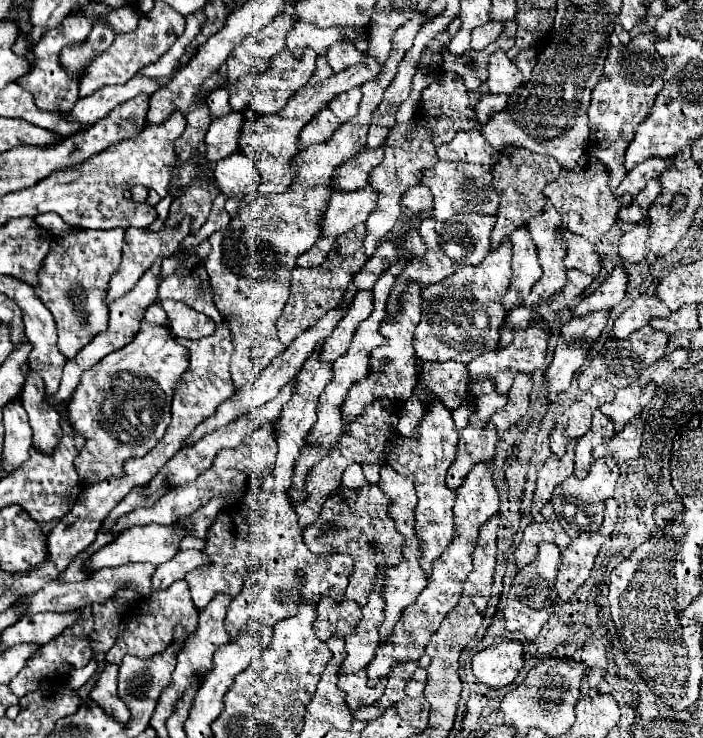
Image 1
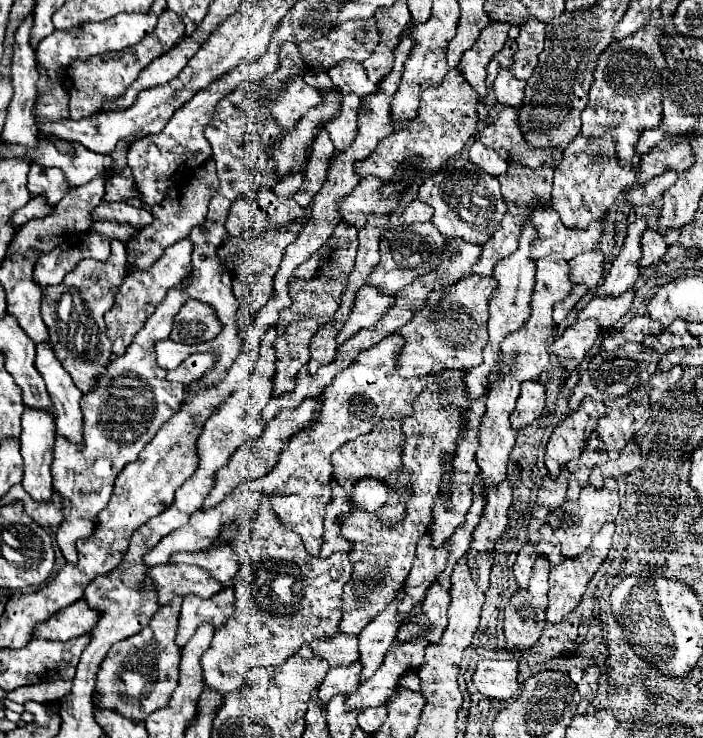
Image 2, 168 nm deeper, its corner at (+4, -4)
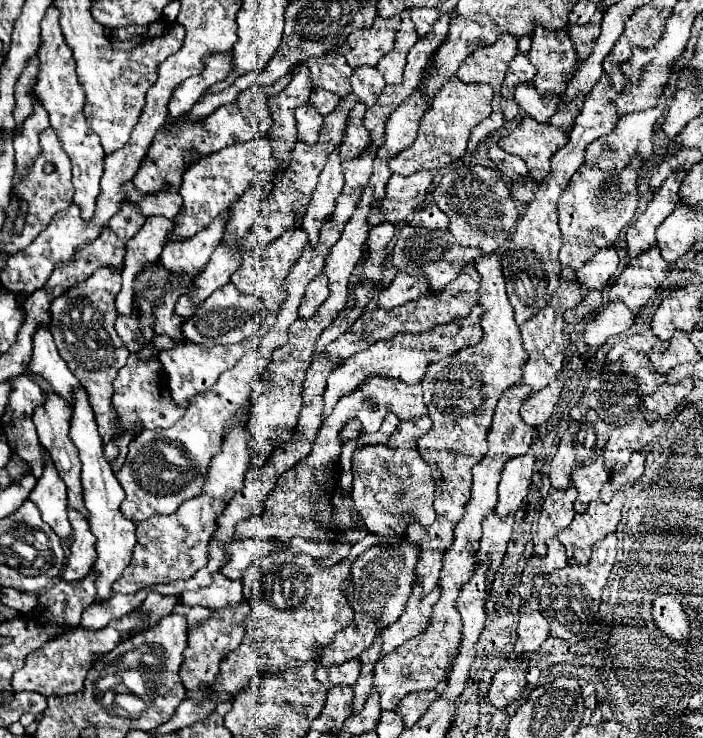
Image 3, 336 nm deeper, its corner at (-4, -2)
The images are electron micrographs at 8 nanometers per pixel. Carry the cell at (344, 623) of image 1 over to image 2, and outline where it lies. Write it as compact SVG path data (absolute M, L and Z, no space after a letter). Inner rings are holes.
M344 633L312 641L310 649L314 651L314 655L326 659L330 667L350 665L358 659L358 639Z

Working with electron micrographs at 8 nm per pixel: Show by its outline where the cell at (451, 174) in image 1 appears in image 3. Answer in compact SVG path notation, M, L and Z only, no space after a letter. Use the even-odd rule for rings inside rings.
M450 165L438 181L432 199L450 217L450 233L454 239L462 247L478 247L484 253L502 249L520 217L504 177L482 165Z

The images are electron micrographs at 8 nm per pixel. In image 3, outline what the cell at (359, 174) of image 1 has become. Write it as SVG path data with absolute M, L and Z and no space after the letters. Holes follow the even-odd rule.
M450 79L438 91L438 95L432 99L430 109L422 115L418 137L416 137L414 145L410 149L402 151L398 157L390 159L390 169L394 173L406 177L406 175L412 175L422 169L438 171L442 167L448 167L456 159L460 159L466 153L466 145L468 145L472 129L482 119L486 119L486 115L490 115L492 97L494 97L494 89L490 85L482 85L482 83L466 85L458 79Z

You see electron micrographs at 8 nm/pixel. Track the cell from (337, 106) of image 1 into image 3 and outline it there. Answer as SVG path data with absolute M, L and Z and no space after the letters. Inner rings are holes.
M356 103L354 109L350 111L348 127L346 127L346 133L344 133L344 143L340 145L340 157L344 161L356 159L370 145L370 131L366 131L366 127L362 125L364 111L366 111L364 103Z

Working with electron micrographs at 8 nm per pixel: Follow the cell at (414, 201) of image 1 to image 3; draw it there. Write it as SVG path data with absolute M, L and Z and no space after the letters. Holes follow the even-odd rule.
M428 205L426 209L418 211L412 219L414 227L426 227L426 229L440 229L446 231L448 229L448 215L442 213L436 205Z

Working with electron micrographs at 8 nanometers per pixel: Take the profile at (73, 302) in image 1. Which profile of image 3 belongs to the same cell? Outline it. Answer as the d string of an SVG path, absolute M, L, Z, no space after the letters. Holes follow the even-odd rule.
M102 267L92 277L74 285L62 297L54 299L50 307L52 339L66 365L70 367L70 371L76 375L76 379L88 393L88 401L94 409L98 431L104 445L114 437L114 431L118 431L120 427L118 413L114 411L114 407L110 407L110 395L114 395L112 381L118 369L126 365L126 359L130 355L128 347L122 343L122 339L114 329L114 321L118 317L114 307L114 297L118 295L120 287L122 287L120 271Z

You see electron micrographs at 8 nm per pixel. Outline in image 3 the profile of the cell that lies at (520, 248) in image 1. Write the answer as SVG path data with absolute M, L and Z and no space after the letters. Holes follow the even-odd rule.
M634 157L632 163L626 165L626 169L622 169L620 173L616 171L614 175L610 175L610 171L598 171L598 167L580 167L580 171L576 171L570 179L570 185L566 187L566 191L562 191L560 201L558 201L558 225L562 231L562 249L560 249L560 263L570 267L570 269L578 269L582 263L586 263L588 259L592 259L596 255L596 251L604 249L604 247L612 247L618 233L632 221L634 211L638 207L638 173L640 167L644 165L644 161L640 157Z

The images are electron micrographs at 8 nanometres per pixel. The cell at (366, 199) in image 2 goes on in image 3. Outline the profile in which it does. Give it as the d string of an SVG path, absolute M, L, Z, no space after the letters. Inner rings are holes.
M418 171L410 177L394 173L388 181L385 196L372 206L368 224L376 226L385 221L392 224L404 221L410 213L422 207L432 179L432 171Z

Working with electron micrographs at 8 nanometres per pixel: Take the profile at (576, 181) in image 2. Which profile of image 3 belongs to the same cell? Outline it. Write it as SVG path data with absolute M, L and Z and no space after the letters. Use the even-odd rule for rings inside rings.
M660 95L658 105L654 109L646 109L640 113L630 113L630 115L622 115L616 129L612 133L608 133L606 137L596 139L594 143L588 145L586 149L586 165L598 165L600 169L624 169L626 163L630 163L630 159L634 155L642 155L644 159L648 159L652 155L652 133L654 133L654 125L656 121L662 117L666 107L666 97Z

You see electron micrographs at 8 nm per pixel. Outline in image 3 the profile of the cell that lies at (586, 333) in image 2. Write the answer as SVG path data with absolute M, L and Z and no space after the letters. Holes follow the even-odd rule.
M610 301L608 307L592 319L592 343L588 345L600 347L608 337L620 335L630 329L634 325L634 319L636 313L632 313L622 301Z

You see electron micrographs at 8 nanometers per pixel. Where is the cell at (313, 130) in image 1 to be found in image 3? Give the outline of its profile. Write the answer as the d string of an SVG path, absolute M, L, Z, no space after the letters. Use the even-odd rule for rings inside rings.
M338 149L328 155L328 163L324 165L318 185L312 193L312 201L308 205L308 211L302 219L302 229L308 233L308 243L318 243L318 235L322 229L322 223L334 215L334 203L344 187L342 179L342 159L338 155Z

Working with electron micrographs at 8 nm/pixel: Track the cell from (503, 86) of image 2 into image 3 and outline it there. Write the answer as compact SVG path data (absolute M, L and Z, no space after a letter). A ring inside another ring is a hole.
M518 85L514 89L514 97L516 103L522 107L522 111L536 119L538 123L548 123L550 117L554 115L554 111L558 111L558 107L564 105L564 101L554 101L552 97L542 97L532 85Z

